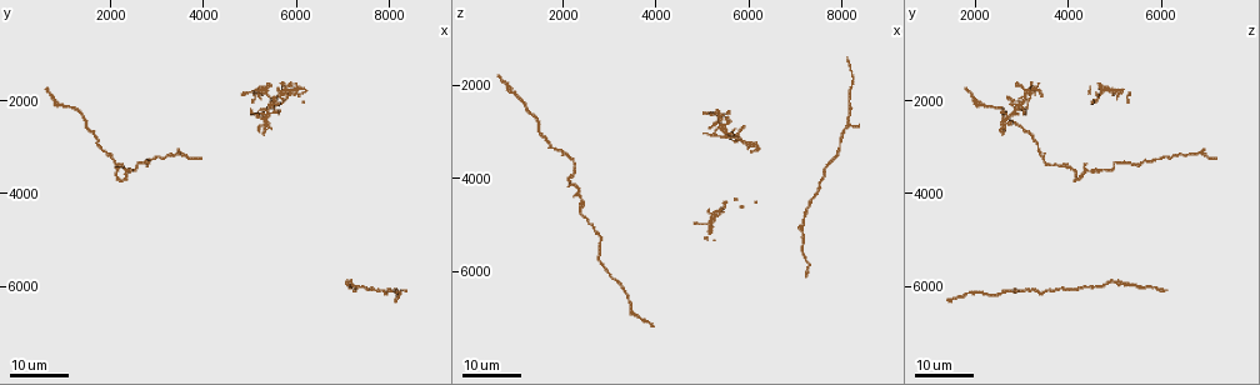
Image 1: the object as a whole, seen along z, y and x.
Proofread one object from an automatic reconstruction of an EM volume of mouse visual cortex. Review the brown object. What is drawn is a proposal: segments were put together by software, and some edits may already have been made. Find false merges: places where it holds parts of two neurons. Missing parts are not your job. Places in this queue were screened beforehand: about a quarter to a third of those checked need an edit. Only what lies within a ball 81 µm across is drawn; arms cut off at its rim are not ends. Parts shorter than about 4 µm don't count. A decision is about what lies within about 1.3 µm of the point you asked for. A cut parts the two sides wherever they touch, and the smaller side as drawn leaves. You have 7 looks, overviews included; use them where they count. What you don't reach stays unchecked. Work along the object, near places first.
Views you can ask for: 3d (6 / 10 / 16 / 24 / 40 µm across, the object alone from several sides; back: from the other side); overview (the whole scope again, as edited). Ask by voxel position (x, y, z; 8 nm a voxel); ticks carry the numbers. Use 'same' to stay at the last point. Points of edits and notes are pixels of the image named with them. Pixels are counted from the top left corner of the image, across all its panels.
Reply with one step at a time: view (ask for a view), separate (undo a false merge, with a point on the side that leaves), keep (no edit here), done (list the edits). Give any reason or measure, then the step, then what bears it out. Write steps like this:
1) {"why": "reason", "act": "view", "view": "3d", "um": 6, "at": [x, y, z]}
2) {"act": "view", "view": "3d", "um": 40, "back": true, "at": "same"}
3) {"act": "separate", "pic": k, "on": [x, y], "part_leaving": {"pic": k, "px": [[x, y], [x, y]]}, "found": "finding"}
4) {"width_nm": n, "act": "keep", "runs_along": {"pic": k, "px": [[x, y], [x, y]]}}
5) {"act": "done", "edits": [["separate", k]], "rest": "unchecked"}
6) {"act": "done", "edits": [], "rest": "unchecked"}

{"why": "four or more arms meet", "act": "view", "view": "3d", "um": 16, "at": [5300, 2450, 2600]}

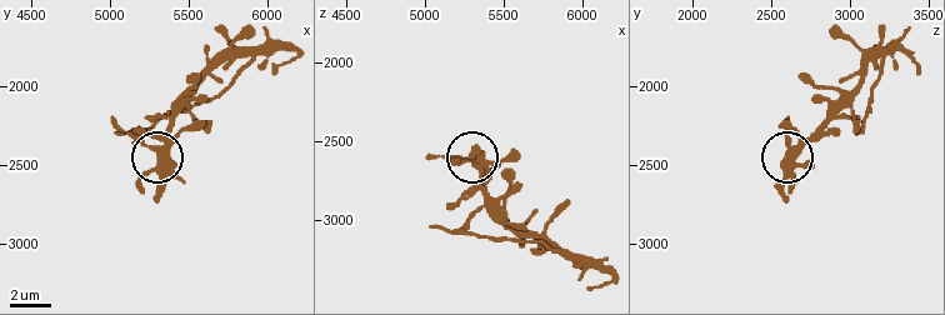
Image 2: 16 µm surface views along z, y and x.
{"act": "view", "view": "3d", "um": 10, "at": [5300, 2420, 2620]}

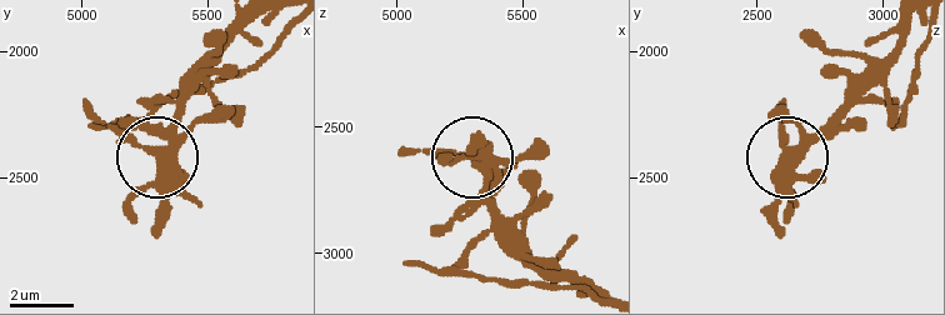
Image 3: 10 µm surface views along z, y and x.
{"arms": 5, "act": "keep", "found": "continuous, no second neuron"}

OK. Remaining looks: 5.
{"act": "view", "view": "3d", "um": 24, "at": [7200, 5900, 5000]}

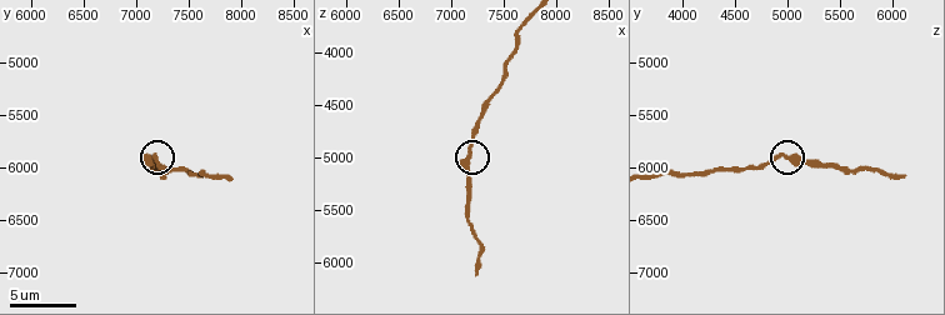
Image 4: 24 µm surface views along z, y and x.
{"act": "view", "view": "3d", "um": 10, "at": [7200, 5880, 4960]}

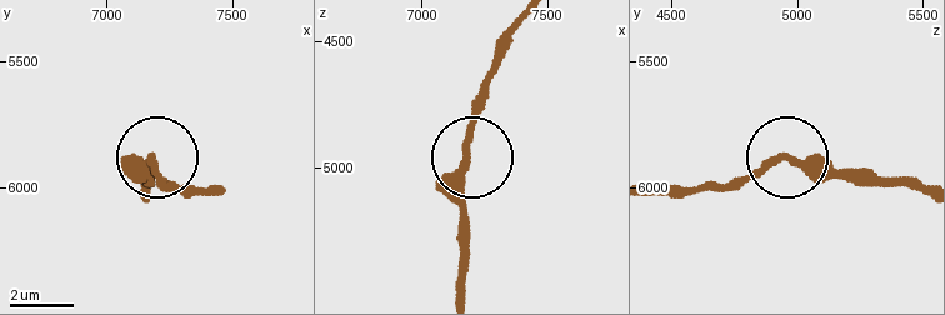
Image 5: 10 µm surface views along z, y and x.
{"width_nm": 260, "act": "keep", "found": "one neuron here"}

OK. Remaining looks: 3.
{"why": "three-way junction", "act": "view", "view": "3d", "um": 24, "at": [2350, 3500, 4450]}

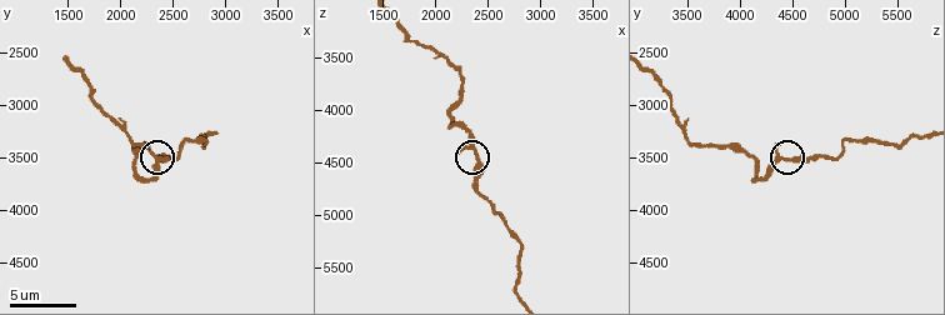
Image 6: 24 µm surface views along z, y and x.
{"act": "view", "view": "3d", "um": 10, "at": [2380, 3520, 4460]}

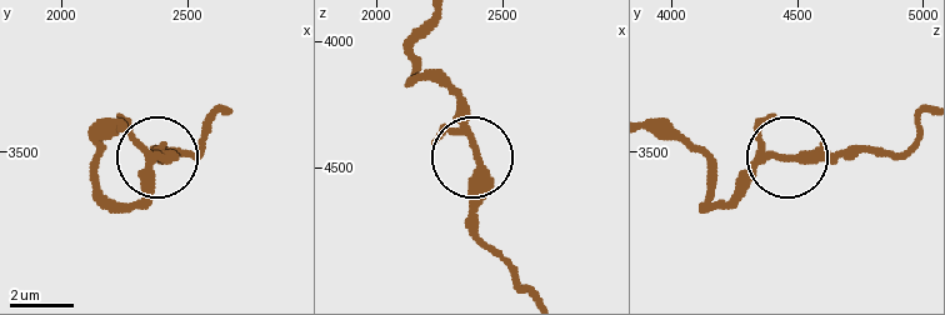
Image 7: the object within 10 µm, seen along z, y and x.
{"why": "zoom in", "act": "view", "view": "3d", "um": 6, "at": [2400, 3510, 4440]}

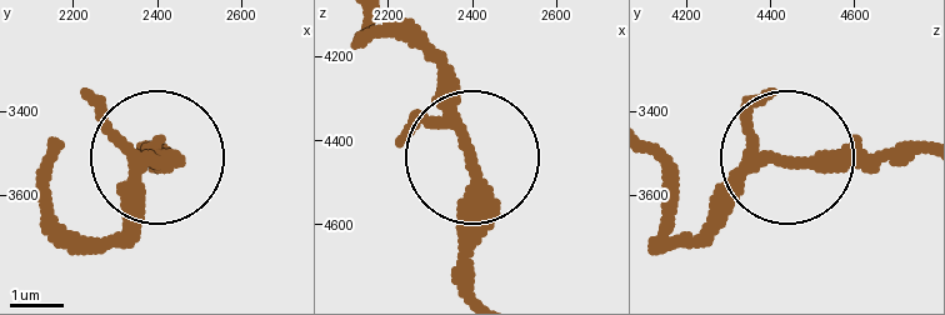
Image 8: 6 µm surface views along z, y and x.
{"act": "keep", "runs_along": {"pic": 8, "px": [[473, 291], [469, 158], [446, 68]]}, "found": "continuous, no second neuron"}

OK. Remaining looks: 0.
{"act": "done", "edits": [], "rest": "unchecked"}

